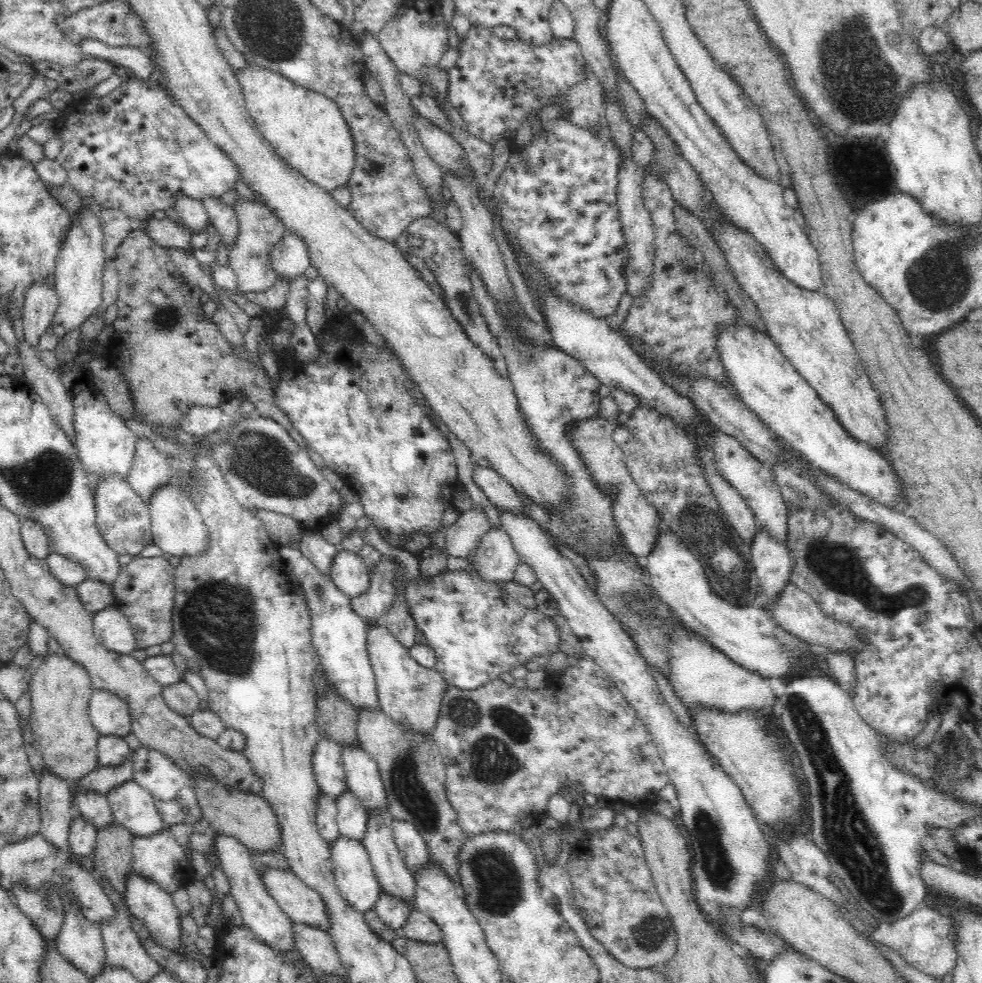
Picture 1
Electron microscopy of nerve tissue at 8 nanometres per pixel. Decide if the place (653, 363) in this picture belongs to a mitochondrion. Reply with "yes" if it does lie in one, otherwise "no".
no

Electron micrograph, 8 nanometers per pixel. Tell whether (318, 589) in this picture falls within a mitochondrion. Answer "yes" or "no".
yes

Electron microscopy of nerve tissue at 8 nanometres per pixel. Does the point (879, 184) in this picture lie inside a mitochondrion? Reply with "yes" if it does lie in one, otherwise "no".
no

